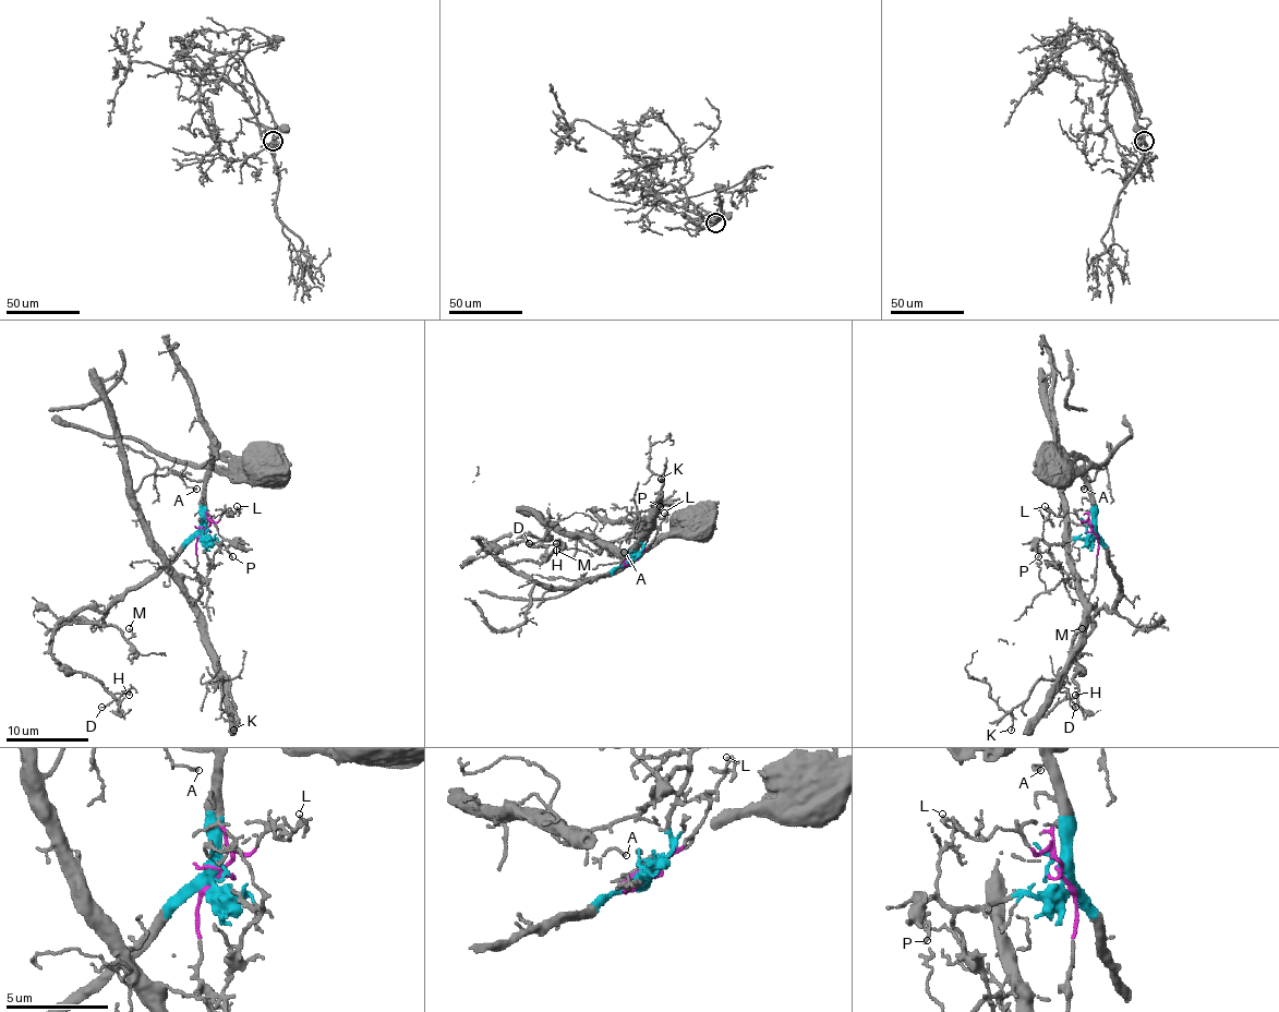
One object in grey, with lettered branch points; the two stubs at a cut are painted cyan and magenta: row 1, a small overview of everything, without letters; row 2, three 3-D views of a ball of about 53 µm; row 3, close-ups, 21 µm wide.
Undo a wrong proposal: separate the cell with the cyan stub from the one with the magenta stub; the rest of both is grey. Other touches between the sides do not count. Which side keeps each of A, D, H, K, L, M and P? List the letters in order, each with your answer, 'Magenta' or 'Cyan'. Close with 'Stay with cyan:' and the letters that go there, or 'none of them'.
A: Magenta
D: Cyan
H: Cyan
K: Magenta
L: Magenta
M: Cyan
P: Cyan
Stay with cyan: D, H, M, P

